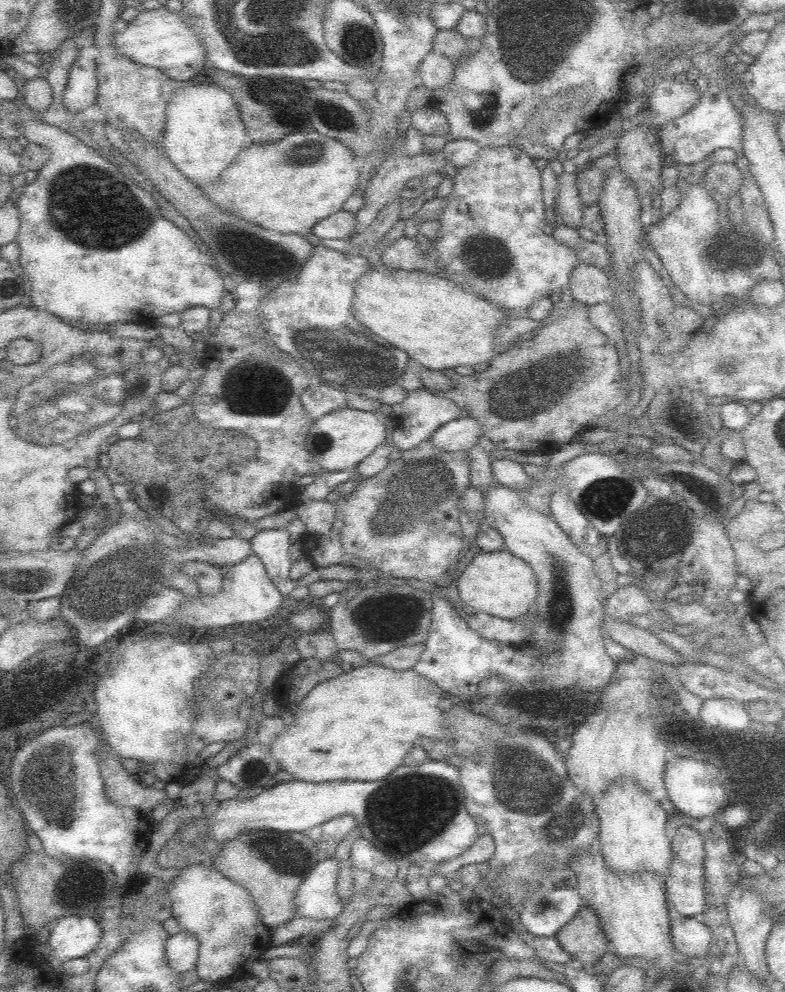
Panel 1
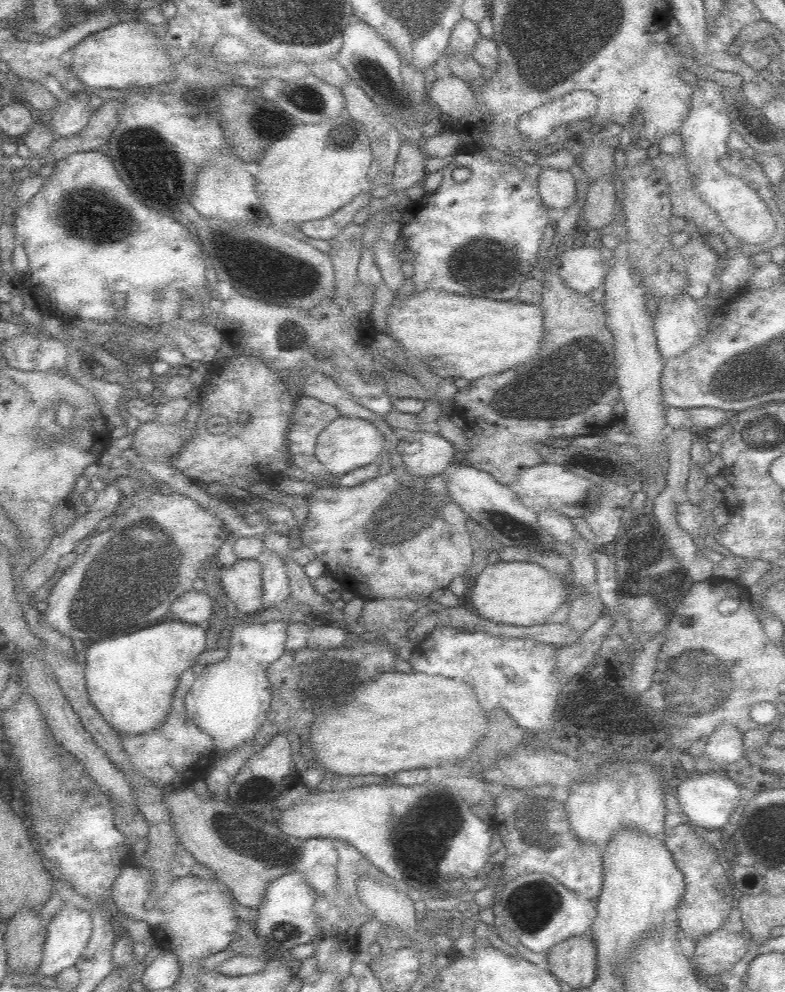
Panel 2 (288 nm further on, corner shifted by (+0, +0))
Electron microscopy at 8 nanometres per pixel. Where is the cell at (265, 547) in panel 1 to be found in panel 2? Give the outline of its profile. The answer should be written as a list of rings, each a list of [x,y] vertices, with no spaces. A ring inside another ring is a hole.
[[[262,554],[264,574],[264,608],[278,608],[280,602],[290,598],[290,582],[284,562],[276,554]]]

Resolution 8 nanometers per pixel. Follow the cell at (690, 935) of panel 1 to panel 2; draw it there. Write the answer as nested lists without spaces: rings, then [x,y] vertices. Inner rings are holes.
[[[718,928],[696,942],[694,962],[696,962],[698,974],[718,976],[722,972],[728,972],[736,962],[744,958],[748,950],[750,950],[750,944],[744,936],[730,934]]]

